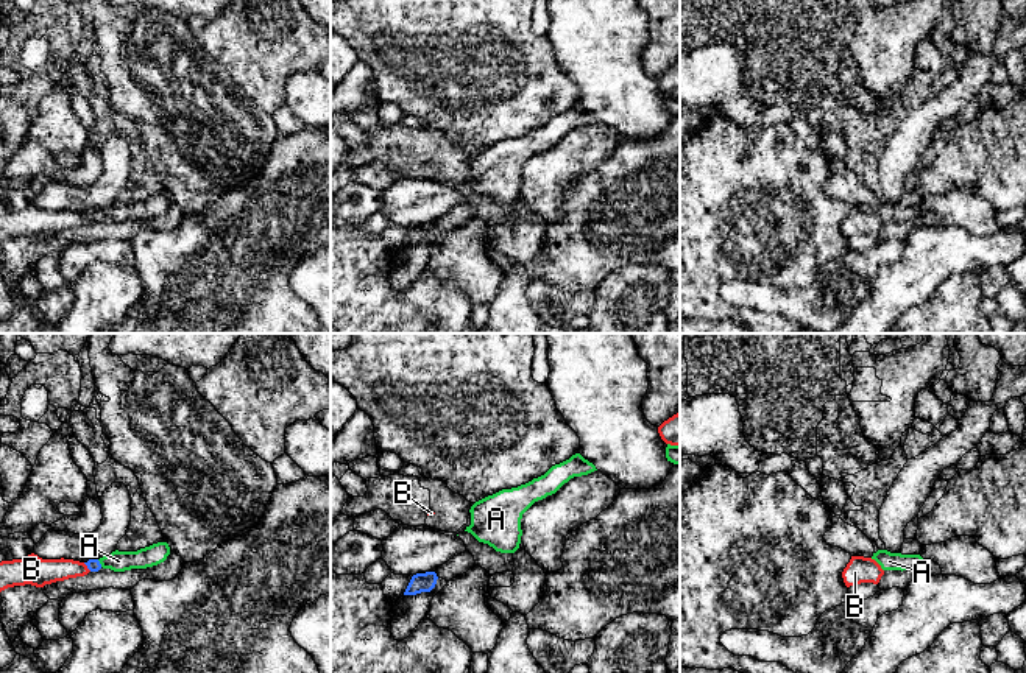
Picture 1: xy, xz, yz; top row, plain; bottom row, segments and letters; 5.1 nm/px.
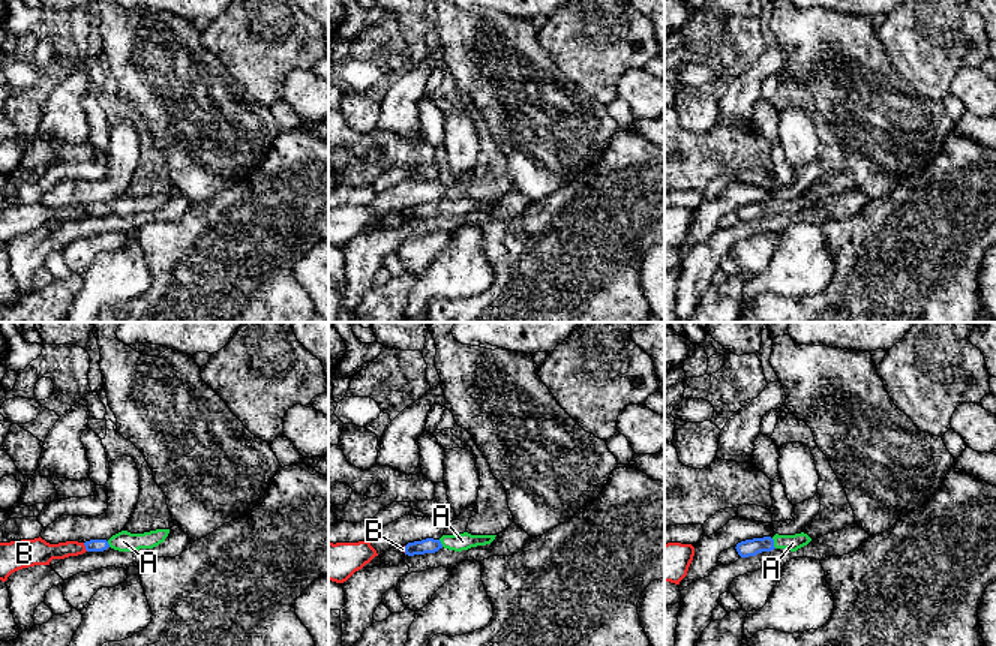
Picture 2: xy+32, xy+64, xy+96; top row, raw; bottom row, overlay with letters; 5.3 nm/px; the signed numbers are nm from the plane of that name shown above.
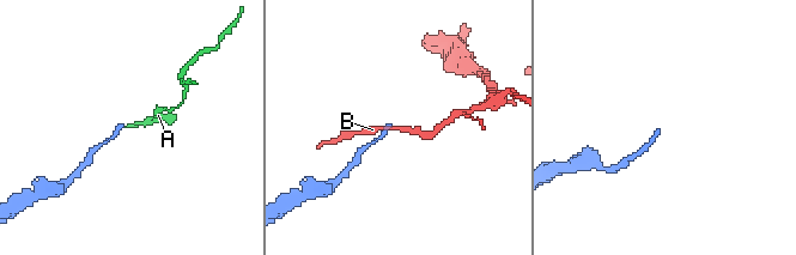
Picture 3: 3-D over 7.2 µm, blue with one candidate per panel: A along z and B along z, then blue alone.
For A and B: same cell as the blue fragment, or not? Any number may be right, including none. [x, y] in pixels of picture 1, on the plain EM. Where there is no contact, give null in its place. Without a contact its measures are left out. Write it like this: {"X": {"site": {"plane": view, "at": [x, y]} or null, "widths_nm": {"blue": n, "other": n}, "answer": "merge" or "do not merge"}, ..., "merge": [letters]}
{"A": {"site": {"plane": "xy", "at": [99, 214]}, "widths_nm": {"blue": 60, "other": 110}, "answer": "merge"}, "B": {"site": {"plane": "xy", "at": [88, 218]}, "widths_nm": {"blue": 60, "other": 140}, "answer": "do not merge"}, "merge": ["A"]}

